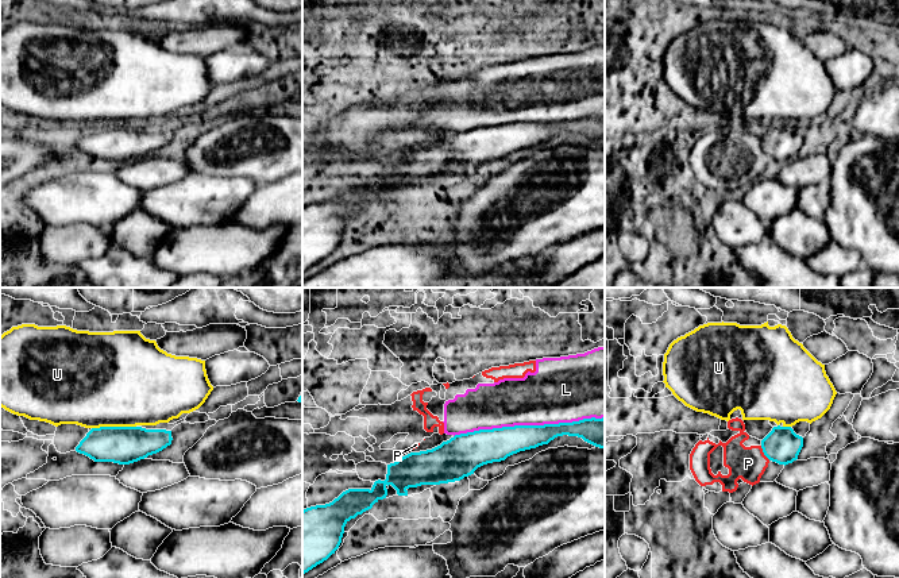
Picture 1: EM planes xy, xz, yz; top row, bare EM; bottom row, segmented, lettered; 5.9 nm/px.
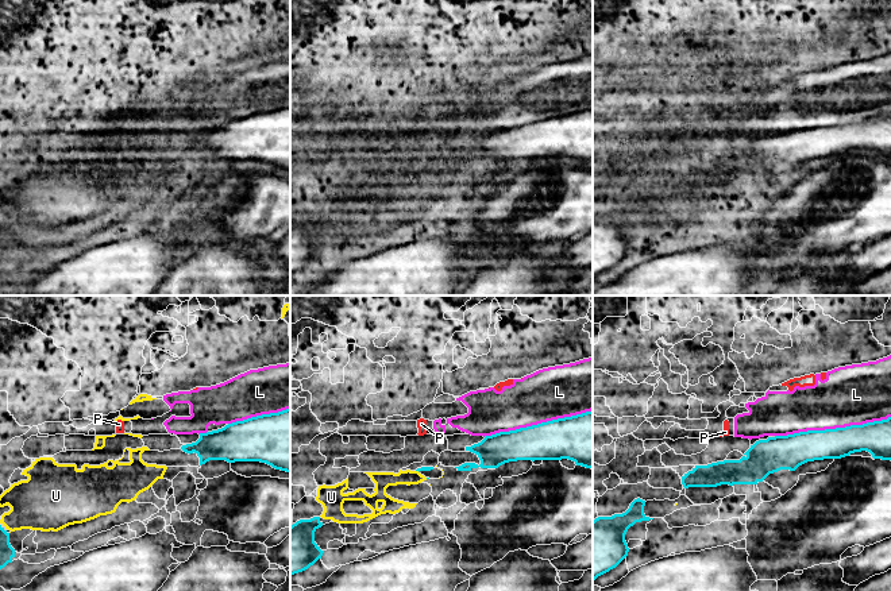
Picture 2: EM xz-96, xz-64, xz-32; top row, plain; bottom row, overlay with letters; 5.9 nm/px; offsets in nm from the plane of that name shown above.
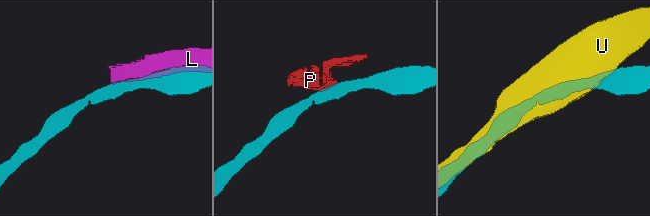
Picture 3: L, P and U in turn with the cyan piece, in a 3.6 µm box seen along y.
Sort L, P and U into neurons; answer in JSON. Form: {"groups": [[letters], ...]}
{"groups": [["L", "P"], ["U"]]}

